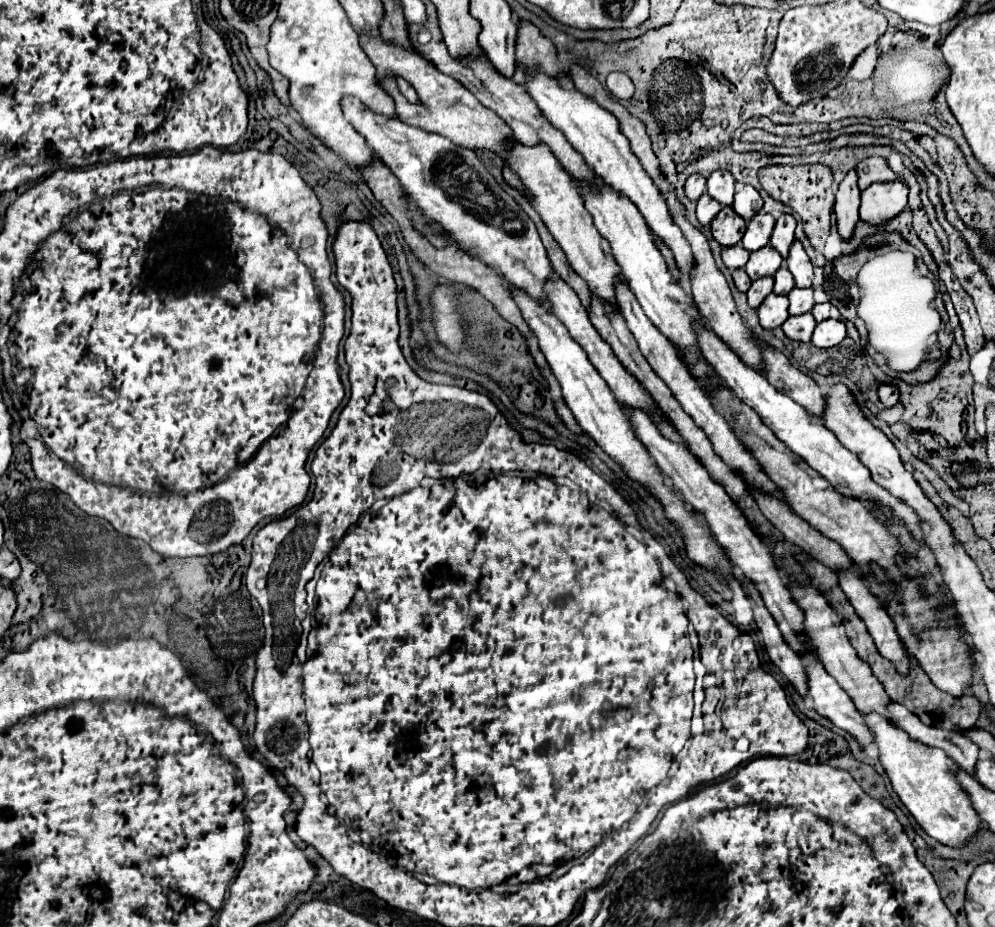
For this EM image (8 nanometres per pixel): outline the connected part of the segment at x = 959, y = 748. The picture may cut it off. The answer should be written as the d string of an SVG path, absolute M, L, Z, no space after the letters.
M894 700L886 704L886 710L890 712L892 720L900 728L904 728L912 738L924 744L932 744L934 748L942 748L958 766L974 772L974 764L978 760L978 746L972 740L968 740L966 736L958 732L950 732L950 730L924 724L916 714L912 714L910 710L906 710L902 704Z

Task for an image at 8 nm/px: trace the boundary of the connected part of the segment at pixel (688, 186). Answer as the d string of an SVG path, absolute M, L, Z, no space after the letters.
M690 174L686 184L684 184L684 190L686 190L686 196L692 202L696 202L704 194L704 190L706 190L706 178L702 174Z

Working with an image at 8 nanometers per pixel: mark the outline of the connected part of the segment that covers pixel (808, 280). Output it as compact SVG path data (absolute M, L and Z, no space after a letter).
M794 240L794 244L790 246L786 264L788 264L788 270L792 272L792 276L796 280L796 286L800 286L800 288L810 288L812 286L814 270L812 270L810 258L804 252L804 246L800 244L800 240Z

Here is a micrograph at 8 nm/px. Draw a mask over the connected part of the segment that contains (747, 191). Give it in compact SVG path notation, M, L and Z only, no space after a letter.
M744 186L742 190L736 192L732 208L734 208L736 214L740 214L748 222L762 208L762 204L764 202L762 202L760 192L756 188L752 188L752 186Z

